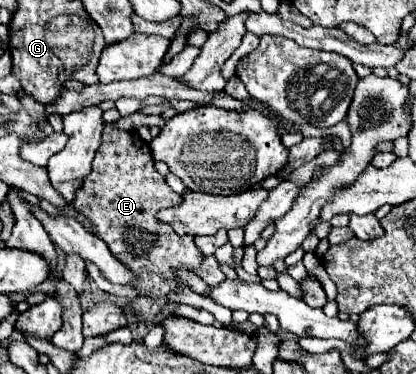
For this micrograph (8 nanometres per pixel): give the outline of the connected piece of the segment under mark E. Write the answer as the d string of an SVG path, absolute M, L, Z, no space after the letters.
M105 123L103 127L103 135L101 135L101 147L95 153L93 159L93 171L87 175L83 187L79 189L75 201L71 203L75 209L79 209L97 229L99 237L109 245L111 253L121 261L127 263L127 267L133 271L133 275L137 277L137 289L141 291L141 297L133 301L133 307L137 311L137 315L149 319L155 317L165 305L167 305L167 293L179 287L179 281L175 279L175 269L187 269L187 271L195 271L195 267L201 265L201 253L197 249L197 245L193 243L193 237L185 235L179 237L171 225L165 225L161 221L155 219L157 211L161 207L173 207L181 201L181 197L165 183L163 175L153 167L153 155L149 145L135 133L135 131L125 131L125 129L117 129L109 123Z

